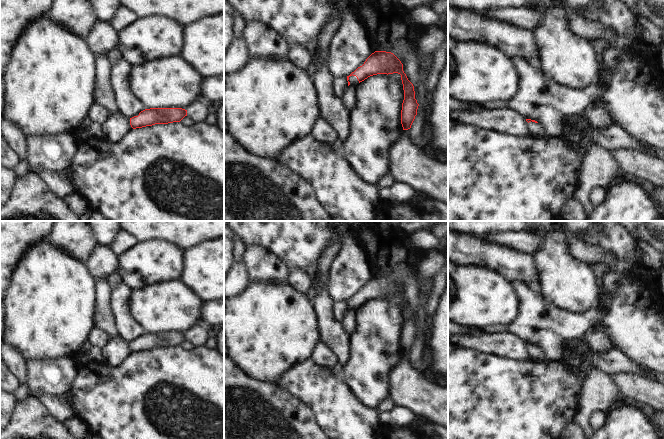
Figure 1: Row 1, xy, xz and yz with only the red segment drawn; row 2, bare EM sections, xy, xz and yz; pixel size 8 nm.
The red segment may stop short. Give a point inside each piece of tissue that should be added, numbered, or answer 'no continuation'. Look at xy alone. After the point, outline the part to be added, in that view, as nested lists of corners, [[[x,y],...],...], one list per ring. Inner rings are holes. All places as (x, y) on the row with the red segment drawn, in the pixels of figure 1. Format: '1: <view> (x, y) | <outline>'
no continuation

